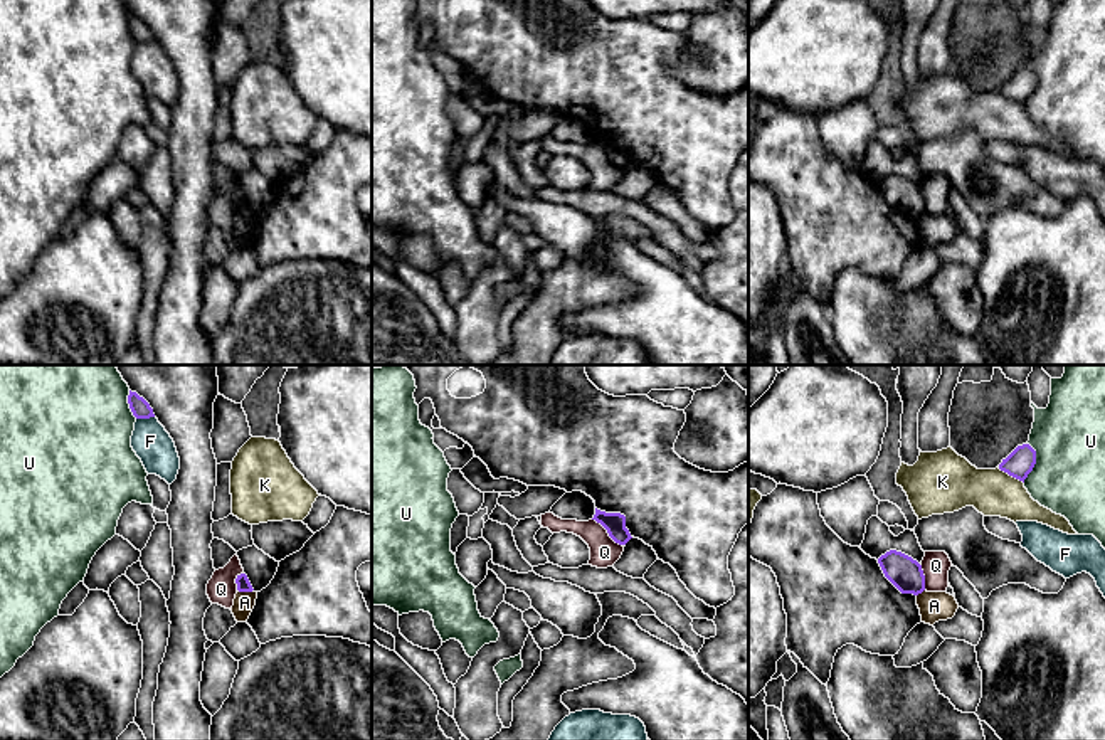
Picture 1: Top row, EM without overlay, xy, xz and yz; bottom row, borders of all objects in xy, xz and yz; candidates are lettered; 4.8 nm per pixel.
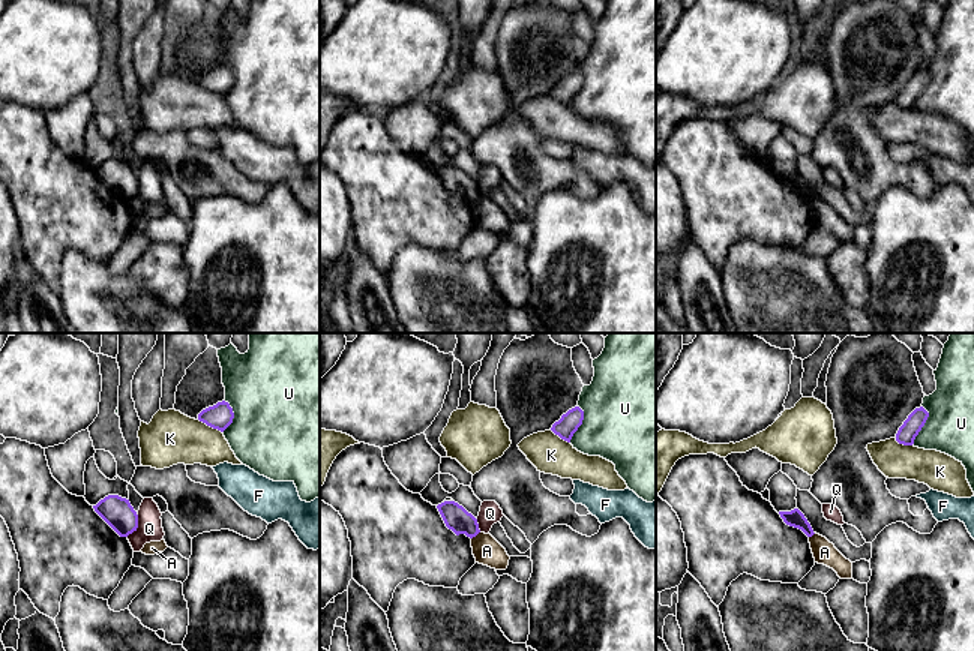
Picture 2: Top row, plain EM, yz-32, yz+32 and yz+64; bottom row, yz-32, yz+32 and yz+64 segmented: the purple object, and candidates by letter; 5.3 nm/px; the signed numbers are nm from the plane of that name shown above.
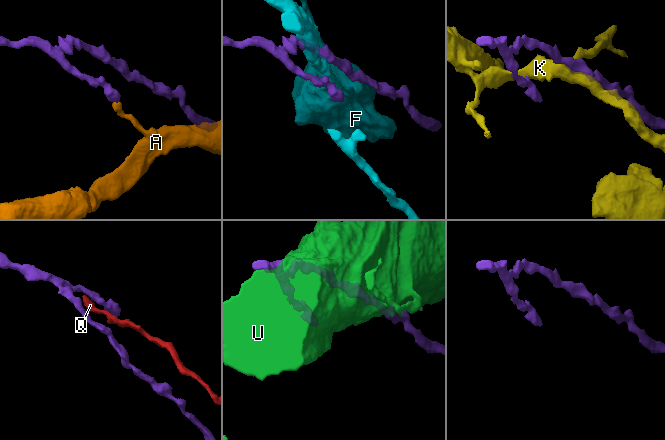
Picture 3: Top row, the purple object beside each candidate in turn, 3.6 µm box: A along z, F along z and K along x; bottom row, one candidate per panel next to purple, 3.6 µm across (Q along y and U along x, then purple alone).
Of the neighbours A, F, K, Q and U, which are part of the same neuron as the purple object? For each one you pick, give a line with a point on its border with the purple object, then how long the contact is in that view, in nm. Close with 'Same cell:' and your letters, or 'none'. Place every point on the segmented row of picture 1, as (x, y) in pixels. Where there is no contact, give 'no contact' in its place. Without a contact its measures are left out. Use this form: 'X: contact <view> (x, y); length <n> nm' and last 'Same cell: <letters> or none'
Same cell: none

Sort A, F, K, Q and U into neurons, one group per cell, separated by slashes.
A / F / K / Q / U

